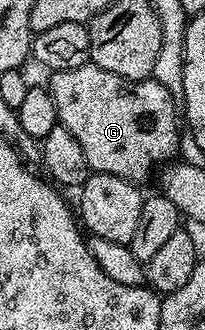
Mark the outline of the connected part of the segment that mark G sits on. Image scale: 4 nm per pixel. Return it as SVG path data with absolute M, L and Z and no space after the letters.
M89 63L80 66L76 70L60 70L59 72L51 72L48 87L52 98L56 102L56 114L58 115L58 122L63 124L67 130L76 138L76 142L80 142L80 147L84 150L84 158L88 158L88 166L91 173L103 172L104 174L112 174L119 176L131 182L143 182L150 176L150 171L154 167L165 165L167 162L173 161L179 155L179 139L180 131L178 132L178 120L180 124L180 112L174 109L174 102L176 104L176 96L169 92L160 81L156 79L148 80L129 80L120 74L112 74L108 70L104 70L100 66Z

